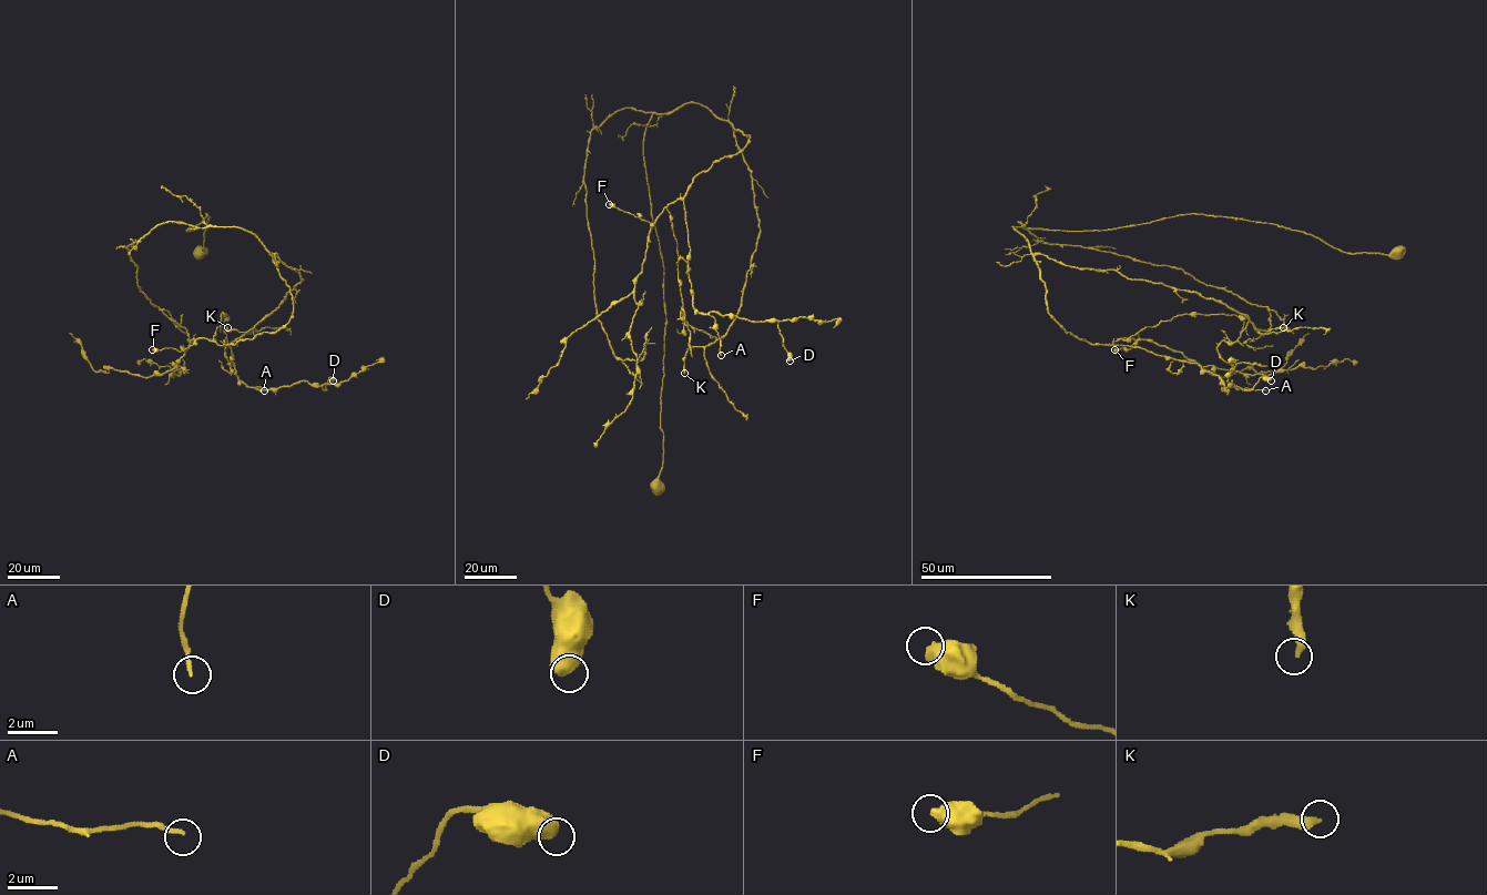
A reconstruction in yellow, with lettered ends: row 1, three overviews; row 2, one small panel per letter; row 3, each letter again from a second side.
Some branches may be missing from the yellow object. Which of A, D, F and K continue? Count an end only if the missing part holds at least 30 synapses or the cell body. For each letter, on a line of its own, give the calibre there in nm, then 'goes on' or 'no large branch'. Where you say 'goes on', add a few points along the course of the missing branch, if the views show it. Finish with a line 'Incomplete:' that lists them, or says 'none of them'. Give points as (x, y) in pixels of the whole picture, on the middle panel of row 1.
A: calibre 150 nm; no large branch
D: calibre 650 nm; no large branch
F: calibre 550 nm; no large branch
K: calibre 340 nm; no large branch
Incomplete: none of them

